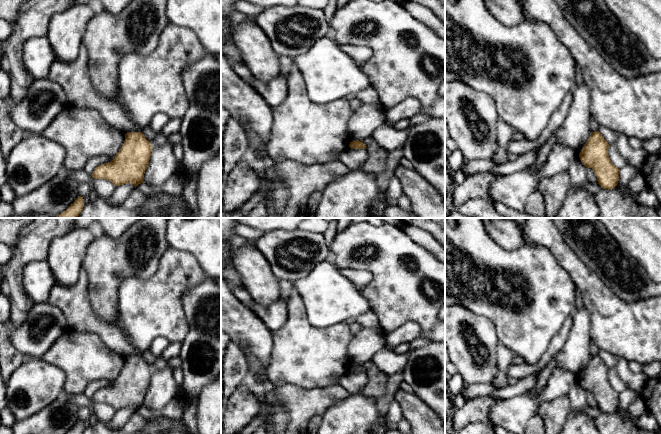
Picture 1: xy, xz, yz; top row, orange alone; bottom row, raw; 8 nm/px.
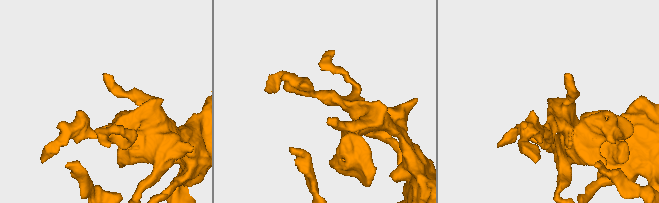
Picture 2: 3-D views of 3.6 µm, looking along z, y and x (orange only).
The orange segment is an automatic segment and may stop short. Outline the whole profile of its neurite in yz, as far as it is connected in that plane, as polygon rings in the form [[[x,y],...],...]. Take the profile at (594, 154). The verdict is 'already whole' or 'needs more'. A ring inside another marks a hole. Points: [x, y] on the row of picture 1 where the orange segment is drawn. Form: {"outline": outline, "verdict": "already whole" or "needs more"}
{"outline": [[[595,131],[591,133],[588,141],[583,146],[581,152],[579,153],[579,157],[585,167],[593,169],[601,188],[610,190],[615,188],[618,184],[619,169],[612,164],[608,155],[608,148],[609,144],[604,139],[602,134],[599,131]]], "verdict": "already whole"}

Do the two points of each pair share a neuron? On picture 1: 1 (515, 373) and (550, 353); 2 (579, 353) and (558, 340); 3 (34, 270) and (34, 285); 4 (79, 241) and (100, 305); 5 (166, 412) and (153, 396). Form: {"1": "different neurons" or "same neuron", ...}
{"1": "same neuron", "2": "different neurons", "3": "same neuron", "4": "different neurons", "5": "different neurons"}

